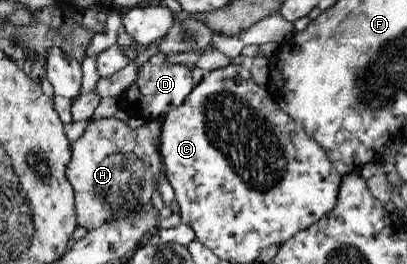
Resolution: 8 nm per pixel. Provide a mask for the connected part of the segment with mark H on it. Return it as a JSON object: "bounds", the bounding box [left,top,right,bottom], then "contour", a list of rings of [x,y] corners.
{"bounds":[65,119,161,231],"contour":[[[93,119],[83,135],[71,143],[71,159],[65,176],[75,190],[77,227],[87,227],[87,231],[97,229],[113,219],[125,219],[151,202],[161,179],[161,157],[154,144],[159,133],[160,120],[132,129],[125,120]]]}

